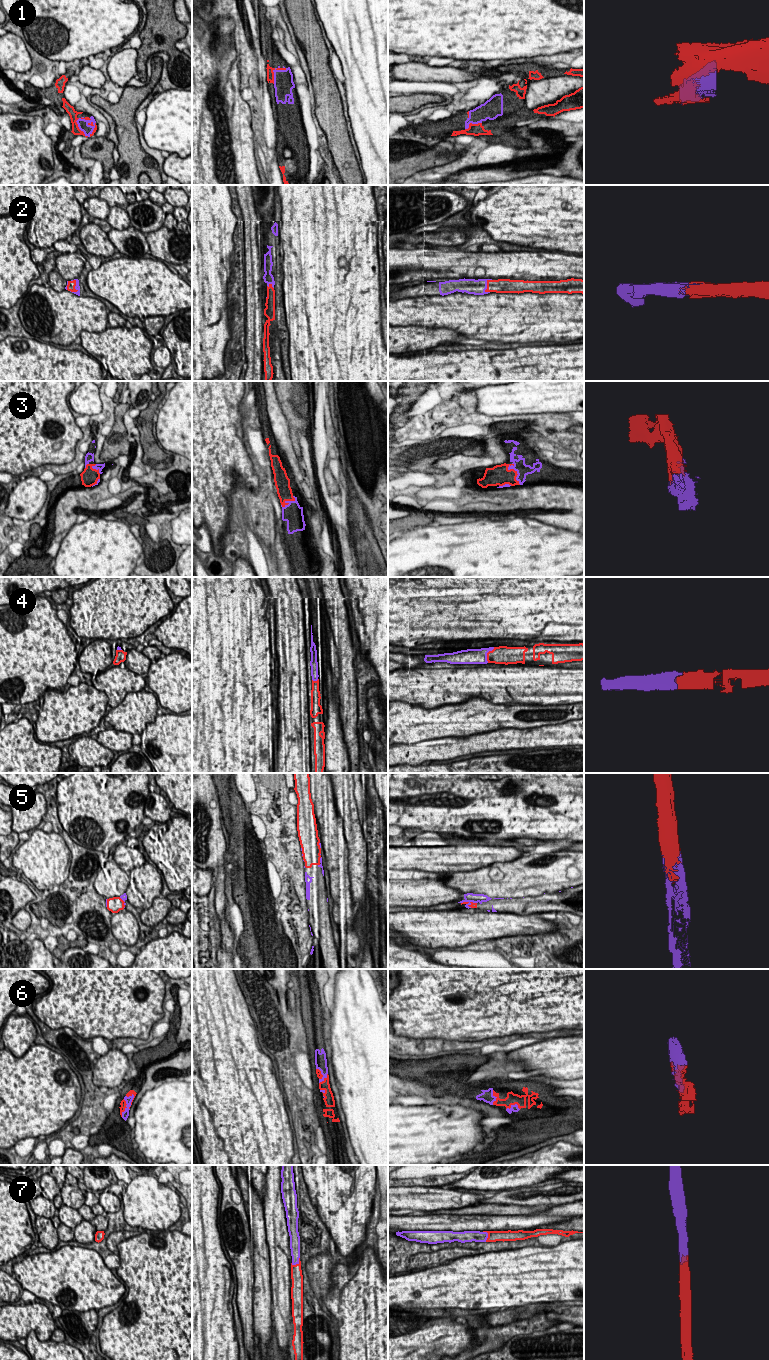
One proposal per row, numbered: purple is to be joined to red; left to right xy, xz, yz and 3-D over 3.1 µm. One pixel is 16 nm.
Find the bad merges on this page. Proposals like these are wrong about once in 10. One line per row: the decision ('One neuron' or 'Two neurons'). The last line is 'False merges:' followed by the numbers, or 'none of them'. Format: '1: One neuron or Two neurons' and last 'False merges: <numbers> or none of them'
1: One neuron
2: One neuron
3: One neuron
4: One neuron
5: One neuron
6: One neuron
7: One neuron
False merges: none of them

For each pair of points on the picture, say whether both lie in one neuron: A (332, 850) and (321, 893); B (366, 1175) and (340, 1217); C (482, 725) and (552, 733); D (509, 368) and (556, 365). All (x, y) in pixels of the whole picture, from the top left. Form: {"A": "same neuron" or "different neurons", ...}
{"A": "different neurons", "B": "same neuron", "C": "different neurons", "D": "same neuron"}

